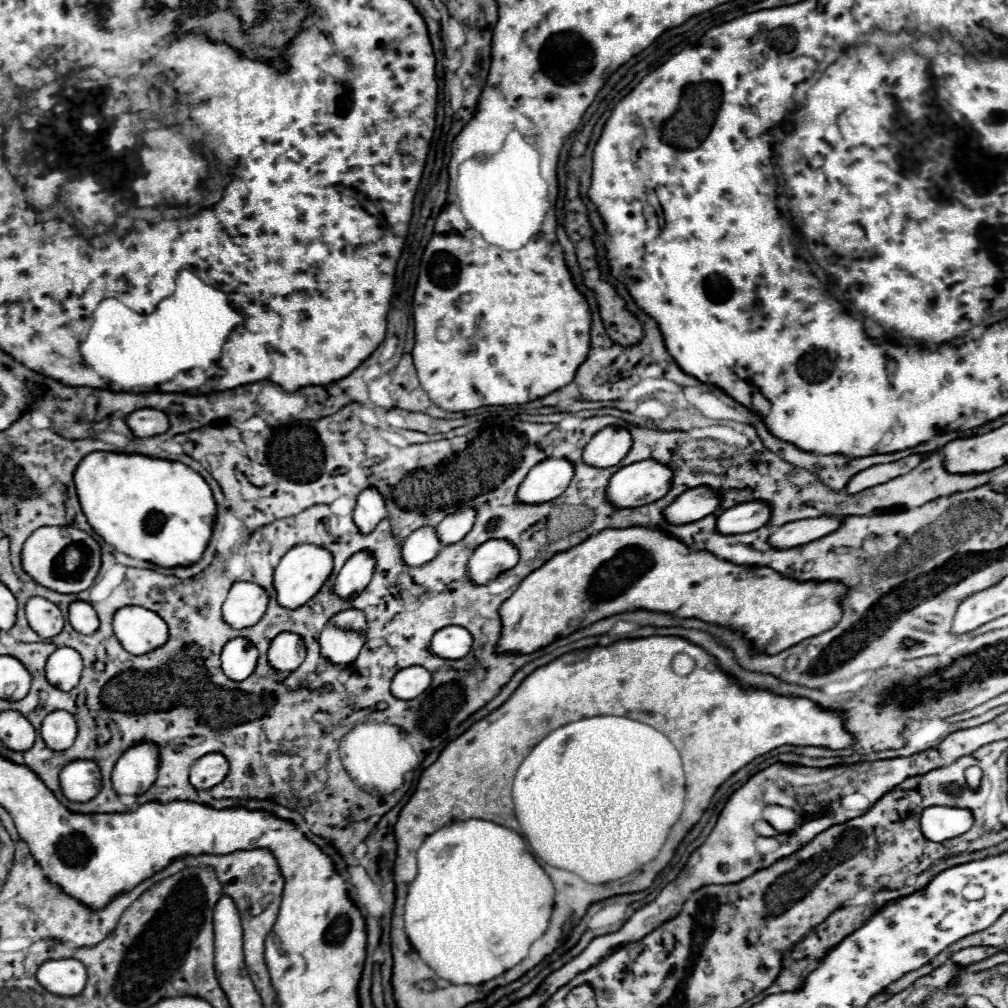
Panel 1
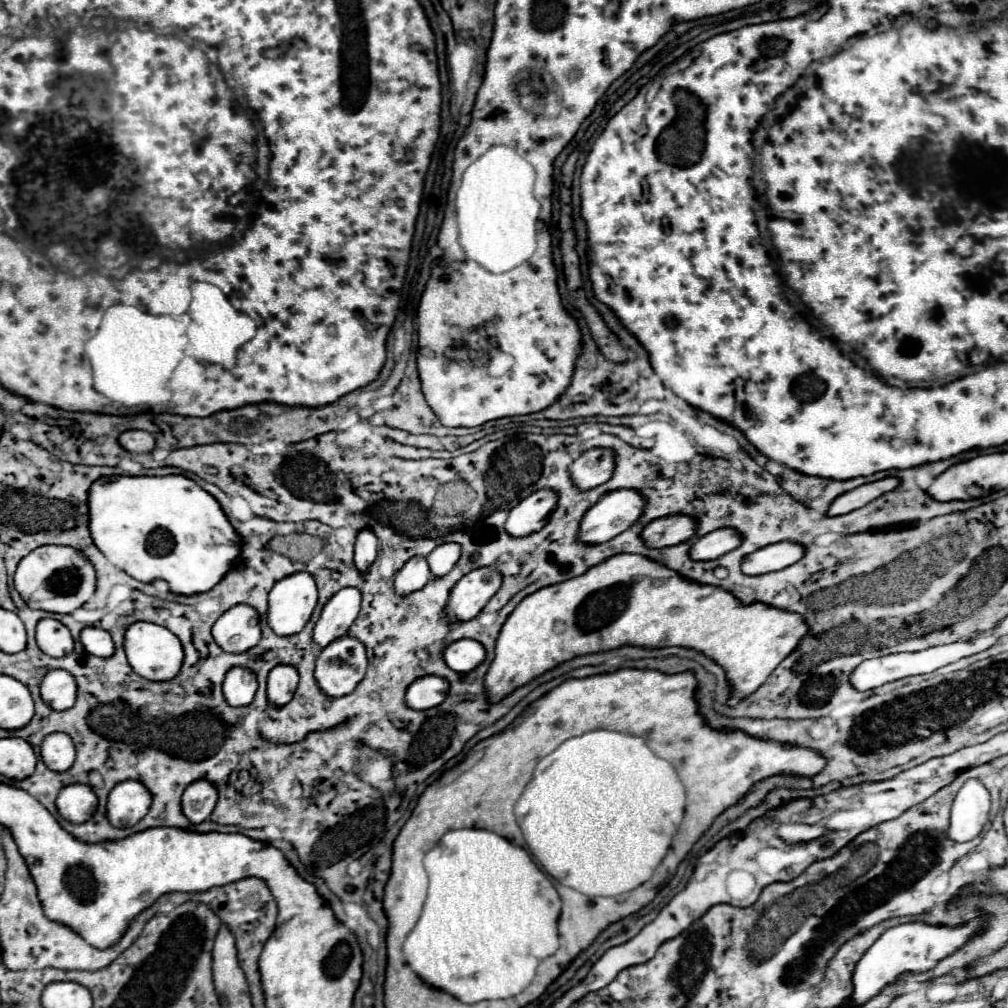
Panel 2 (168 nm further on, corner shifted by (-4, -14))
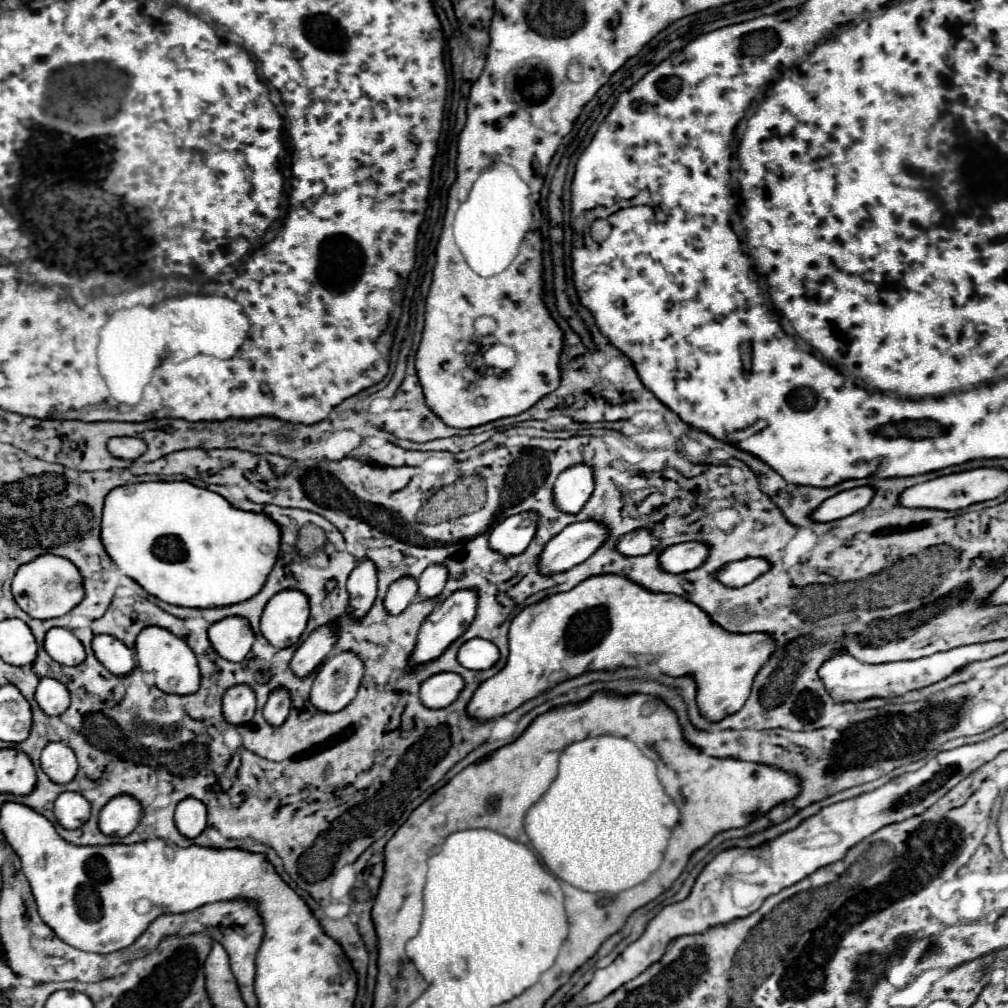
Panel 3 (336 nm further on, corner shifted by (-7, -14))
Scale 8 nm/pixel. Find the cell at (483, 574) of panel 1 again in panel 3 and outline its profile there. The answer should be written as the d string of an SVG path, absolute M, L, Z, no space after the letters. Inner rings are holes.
M456 590L450 594L422 624L418 638L416 638L416 648L414 654L410 654L410 668L414 666L424 666L426 662L434 662L434 658L440 658L442 652L466 632L466 628L472 624L476 616L476 606L478 606L478 596L474 590Z

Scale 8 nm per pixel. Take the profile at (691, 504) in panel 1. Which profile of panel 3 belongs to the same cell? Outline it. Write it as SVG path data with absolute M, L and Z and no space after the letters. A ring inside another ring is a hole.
M648 530L628 532L628 534L624 534L624 536L618 540L616 550L618 550L622 556L642 556L642 554L648 554L648 552L654 550L652 536L648 534Z

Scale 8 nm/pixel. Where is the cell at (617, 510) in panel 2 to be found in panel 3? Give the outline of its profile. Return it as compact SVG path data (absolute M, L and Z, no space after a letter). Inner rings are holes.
M594 520L566 526L544 546L538 562L538 572L544 576L554 576L574 568L576 564L590 558L590 554L602 546L606 536L606 526Z

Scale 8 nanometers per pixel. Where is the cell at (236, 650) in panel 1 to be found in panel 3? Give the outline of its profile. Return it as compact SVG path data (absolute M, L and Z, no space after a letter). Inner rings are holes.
M240 684L226 690L222 700L222 714L228 724L232 726L248 724L254 712L256 712L256 696L248 686Z

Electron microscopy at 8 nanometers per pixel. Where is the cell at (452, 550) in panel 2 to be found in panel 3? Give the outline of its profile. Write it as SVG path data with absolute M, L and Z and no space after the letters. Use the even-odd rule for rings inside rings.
M440 564L428 566L422 572L422 576L418 578L418 596L420 596L420 600L436 598L444 588L446 578L448 578L448 570L444 566L440 566Z

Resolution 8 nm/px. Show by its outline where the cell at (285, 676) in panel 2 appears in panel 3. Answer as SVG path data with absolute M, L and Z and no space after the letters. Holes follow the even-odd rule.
M274 690L264 706L264 718L270 726L282 726L290 712L290 696L286 690Z

